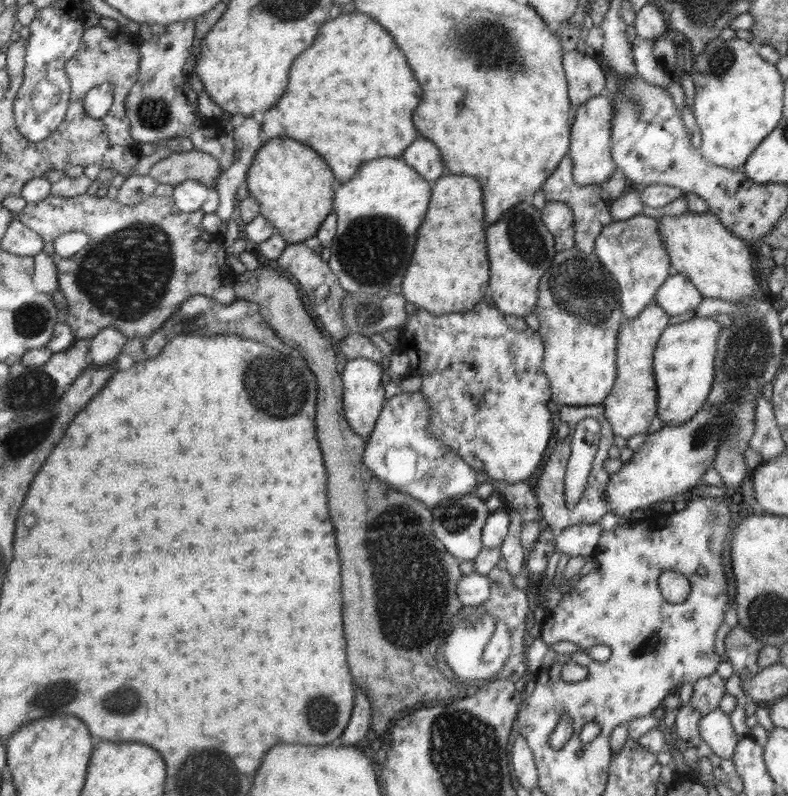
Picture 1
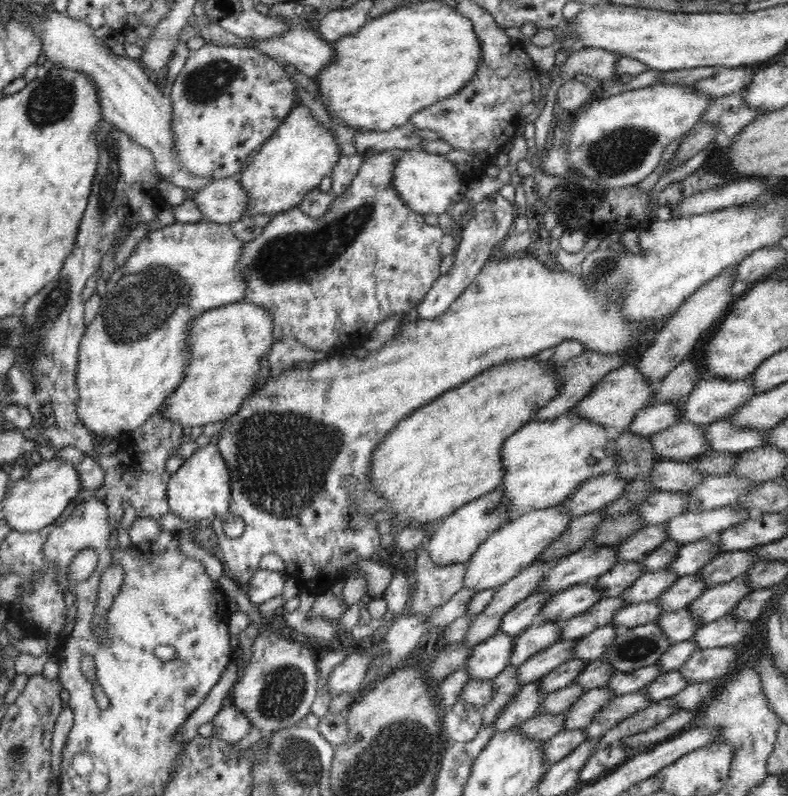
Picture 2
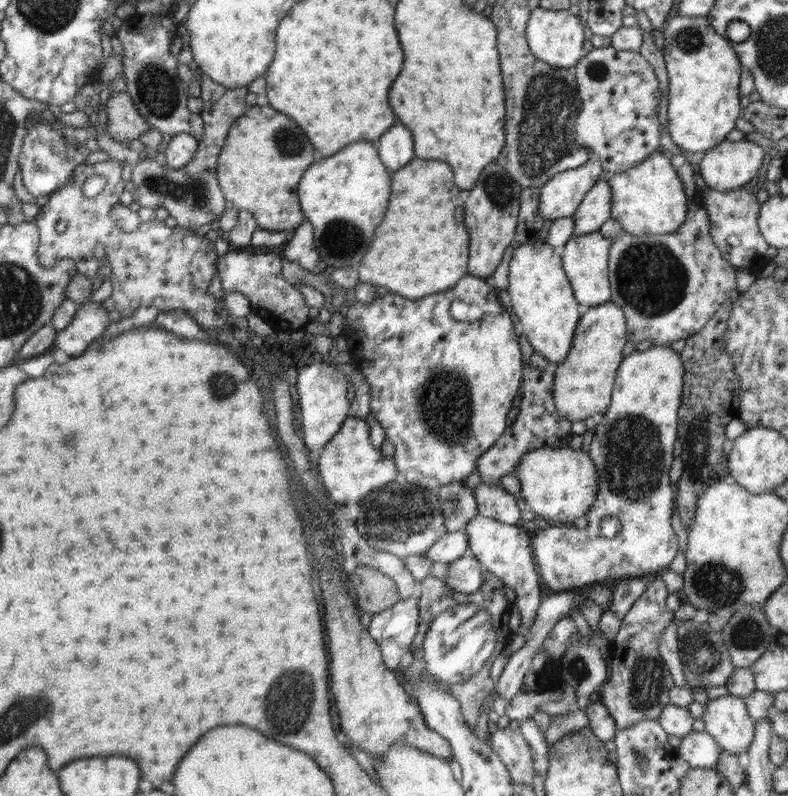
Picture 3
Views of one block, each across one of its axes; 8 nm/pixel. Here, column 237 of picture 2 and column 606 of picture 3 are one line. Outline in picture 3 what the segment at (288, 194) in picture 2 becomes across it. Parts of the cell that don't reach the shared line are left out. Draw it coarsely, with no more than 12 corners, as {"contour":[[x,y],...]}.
{"contour":[[667,153],[605,177],[632,236],[674,234],[691,199]]}

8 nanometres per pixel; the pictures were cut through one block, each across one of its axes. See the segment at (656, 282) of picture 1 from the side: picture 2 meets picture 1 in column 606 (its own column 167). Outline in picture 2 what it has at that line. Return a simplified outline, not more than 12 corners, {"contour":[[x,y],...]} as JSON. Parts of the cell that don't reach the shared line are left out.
{"contour":[[228,225],[147,233],[106,288],[163,266],[184,277],[188,308],[242,301],[243,241]]}

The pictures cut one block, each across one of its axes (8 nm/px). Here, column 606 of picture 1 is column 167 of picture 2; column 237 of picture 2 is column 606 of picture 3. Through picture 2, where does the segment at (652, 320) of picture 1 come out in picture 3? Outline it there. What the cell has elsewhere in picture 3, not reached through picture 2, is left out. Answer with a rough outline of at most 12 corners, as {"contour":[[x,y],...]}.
{"contour":[[611,300],[588,308],[554,368],[554,404],[571,421],[611,402],[628,342]]}

